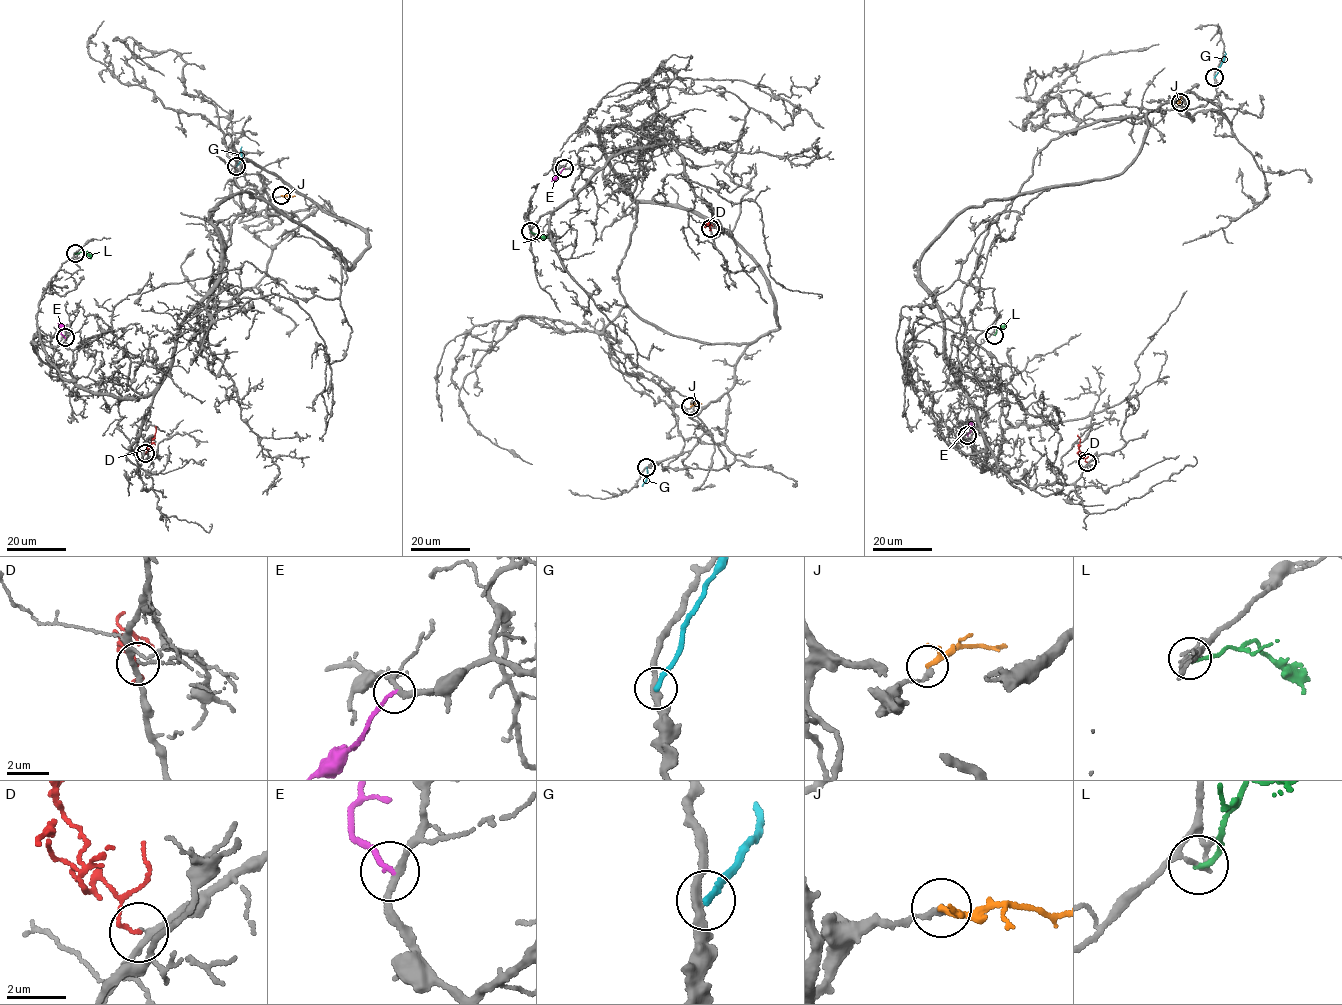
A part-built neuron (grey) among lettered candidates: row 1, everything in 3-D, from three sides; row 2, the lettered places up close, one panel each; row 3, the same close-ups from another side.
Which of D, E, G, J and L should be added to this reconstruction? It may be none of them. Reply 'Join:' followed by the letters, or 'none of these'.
Join: D

